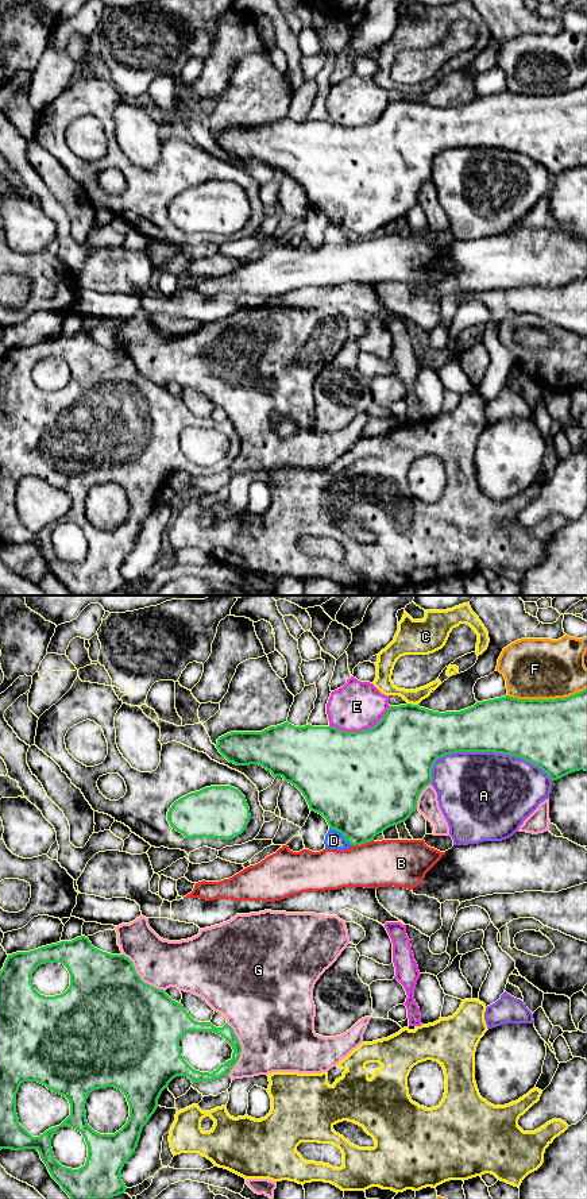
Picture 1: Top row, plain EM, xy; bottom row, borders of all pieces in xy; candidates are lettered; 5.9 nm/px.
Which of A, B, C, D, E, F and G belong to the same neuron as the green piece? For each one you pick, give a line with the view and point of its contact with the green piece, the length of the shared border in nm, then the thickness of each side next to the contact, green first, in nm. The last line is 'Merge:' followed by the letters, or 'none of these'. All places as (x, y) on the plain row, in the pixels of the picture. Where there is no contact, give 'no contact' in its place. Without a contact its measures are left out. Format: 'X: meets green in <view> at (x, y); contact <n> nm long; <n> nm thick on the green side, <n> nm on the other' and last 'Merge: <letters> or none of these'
Merge: none of these

